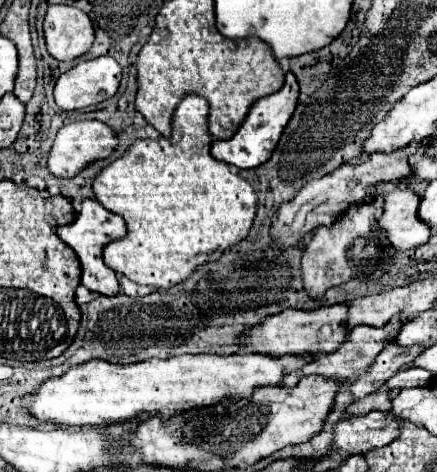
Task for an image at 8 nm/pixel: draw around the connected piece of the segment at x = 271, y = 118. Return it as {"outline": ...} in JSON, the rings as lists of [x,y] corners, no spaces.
{"outline":[[[288,72],[284,88],[278,90],[276,94],[260,98],[250,108],[250,114],[246,116],[240,130],[230,140],[214,140],[212,142],[212,156],[216,160],[232,164],[232,166],[236,166],[240,170],[250,170],[250,168],[256,168],[256,166],[264,164],[272,156],[272,152],[274,152],[274,148],[276,148],[276,144],[278,144],[290,116],[294,114],[294,108],[298,104],[298,92],[300,92],[300,88],[298,88],[296,76],[292,72]]]}

